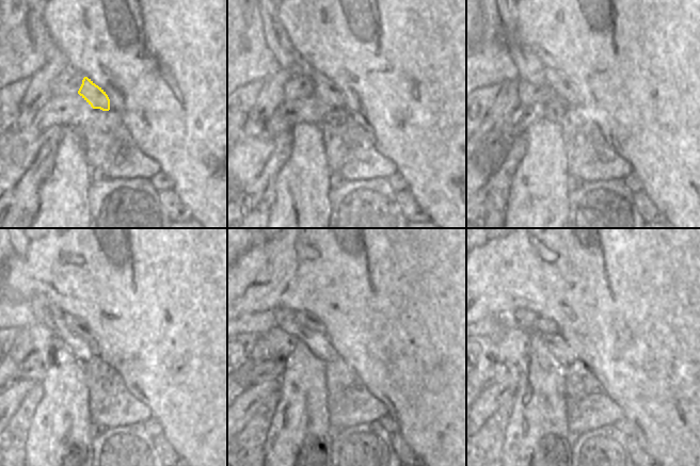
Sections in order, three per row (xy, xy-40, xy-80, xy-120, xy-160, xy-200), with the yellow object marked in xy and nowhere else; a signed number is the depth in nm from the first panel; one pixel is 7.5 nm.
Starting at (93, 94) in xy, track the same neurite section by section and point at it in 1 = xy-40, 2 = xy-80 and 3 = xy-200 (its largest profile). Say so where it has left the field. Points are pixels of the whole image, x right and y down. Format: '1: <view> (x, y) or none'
1: xy-40 (324, 90)
2: xy-80 (529, 67)
3: xy-200 (546, 330)

